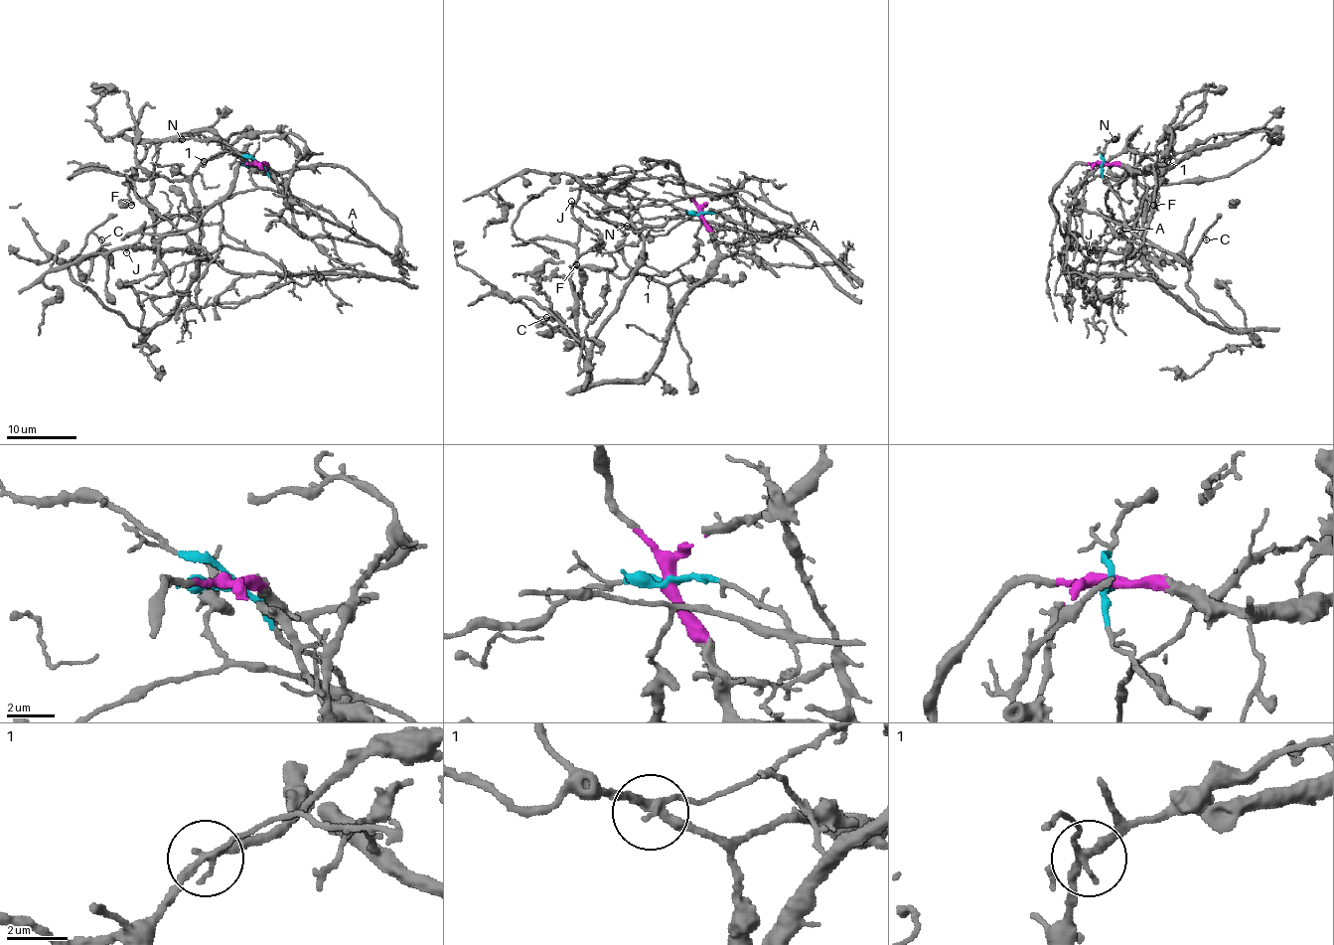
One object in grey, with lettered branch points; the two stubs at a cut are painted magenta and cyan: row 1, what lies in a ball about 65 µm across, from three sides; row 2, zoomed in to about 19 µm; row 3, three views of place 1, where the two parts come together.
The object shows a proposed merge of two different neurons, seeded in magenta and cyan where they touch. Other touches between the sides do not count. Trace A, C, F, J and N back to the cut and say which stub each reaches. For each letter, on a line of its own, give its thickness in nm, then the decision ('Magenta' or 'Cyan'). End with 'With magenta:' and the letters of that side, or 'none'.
A: Thickness 140 nm. Cyan
C: Thickness 130 nm. Magenta
F: Thickness 130 nm. Magenta
J: Thickness 150 nm. Cyan
N: Thickness 150 nm. Cyan
With magenta: C, F

